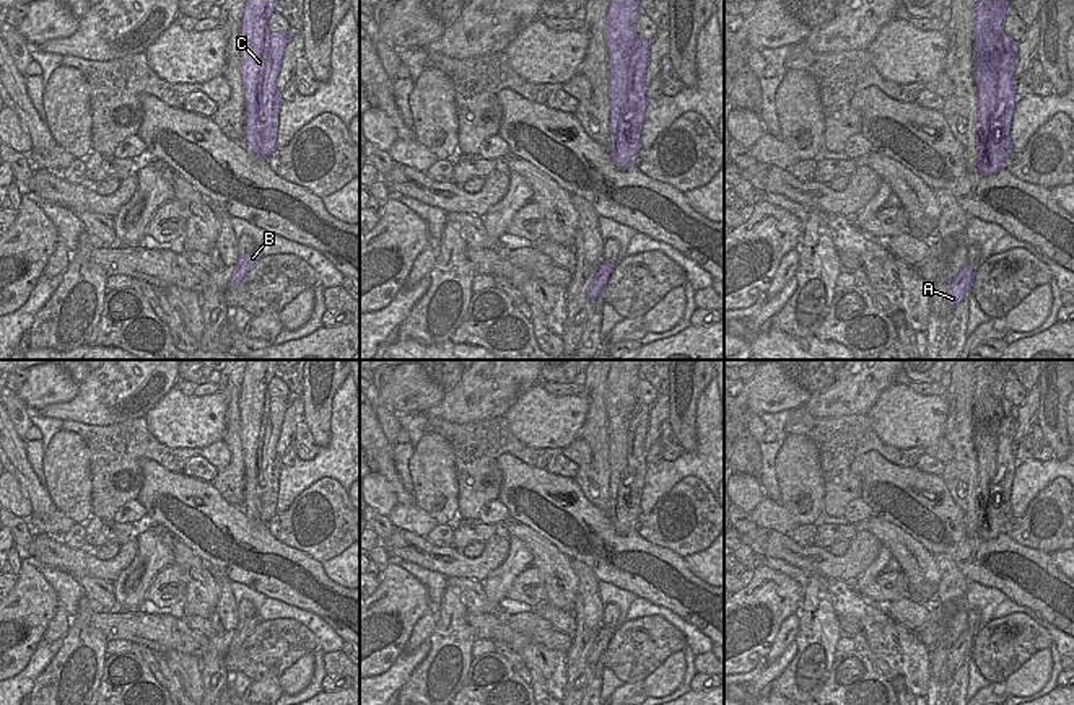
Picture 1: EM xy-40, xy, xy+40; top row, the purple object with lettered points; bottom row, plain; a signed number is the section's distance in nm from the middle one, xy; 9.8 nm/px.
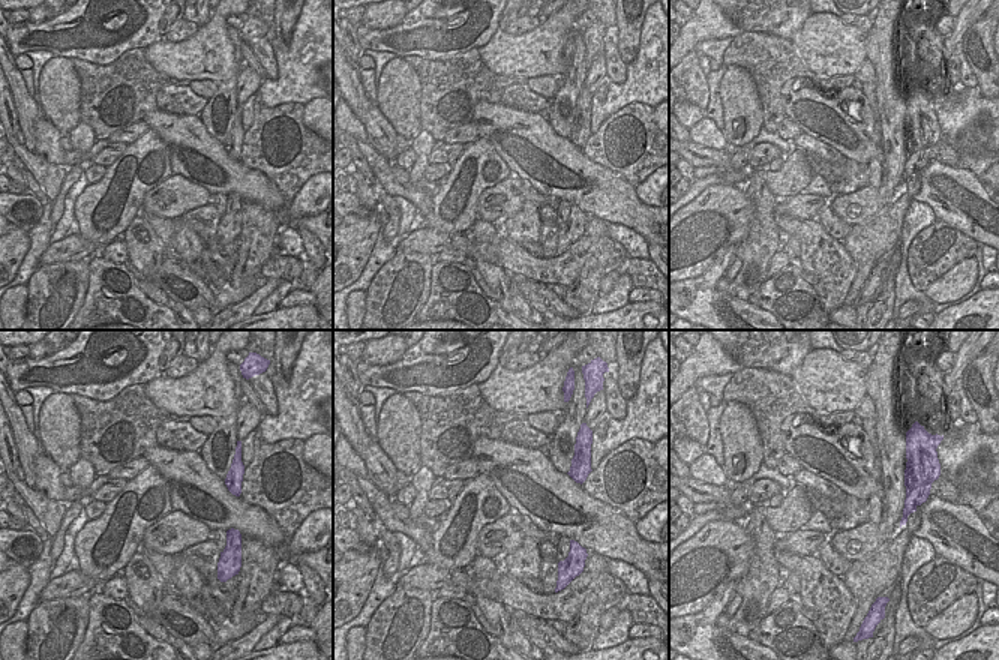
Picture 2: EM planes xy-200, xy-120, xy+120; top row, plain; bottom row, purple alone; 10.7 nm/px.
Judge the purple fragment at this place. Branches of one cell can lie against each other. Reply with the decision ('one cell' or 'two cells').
two cells

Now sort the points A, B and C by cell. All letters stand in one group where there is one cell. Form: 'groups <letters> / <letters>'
groups A B / C

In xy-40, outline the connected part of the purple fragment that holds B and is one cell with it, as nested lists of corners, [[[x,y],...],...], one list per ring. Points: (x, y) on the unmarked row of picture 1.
[[[259,614],[251,619],[239,620],[226,653],[236,651],[260,622]]]

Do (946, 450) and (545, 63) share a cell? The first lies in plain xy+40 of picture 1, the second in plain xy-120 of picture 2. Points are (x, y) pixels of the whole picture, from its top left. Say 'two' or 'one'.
two

